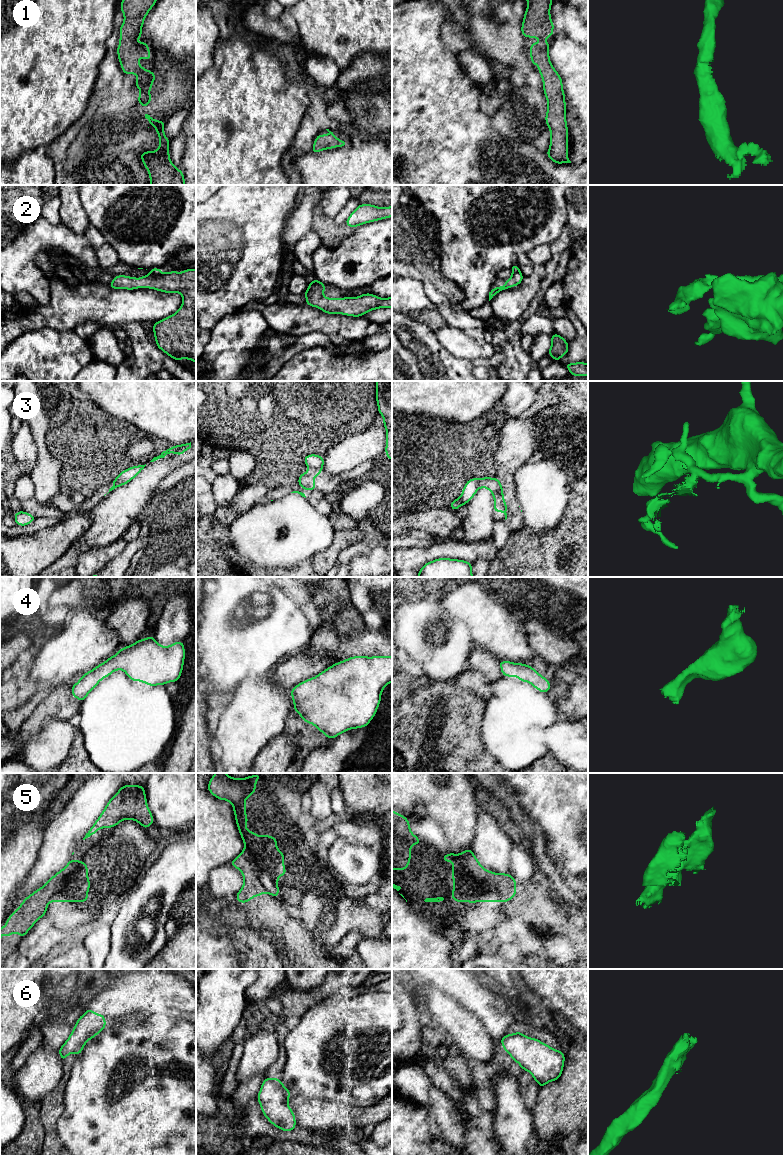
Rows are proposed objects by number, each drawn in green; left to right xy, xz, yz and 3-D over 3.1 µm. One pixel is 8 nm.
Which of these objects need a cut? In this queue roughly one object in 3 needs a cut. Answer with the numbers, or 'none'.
3

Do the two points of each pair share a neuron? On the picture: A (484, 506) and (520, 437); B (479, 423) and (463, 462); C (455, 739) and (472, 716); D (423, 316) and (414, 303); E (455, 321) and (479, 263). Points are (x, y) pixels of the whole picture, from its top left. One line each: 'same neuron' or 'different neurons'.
A: different neurons
B: same neuron
C: same neuron
D: different neurons
E: different neurons

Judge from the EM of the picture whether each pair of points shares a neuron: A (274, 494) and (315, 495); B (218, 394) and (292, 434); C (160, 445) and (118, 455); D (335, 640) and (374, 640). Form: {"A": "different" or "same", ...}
{"A": "same", "B": "same", "C": "same", "D": "same"}

